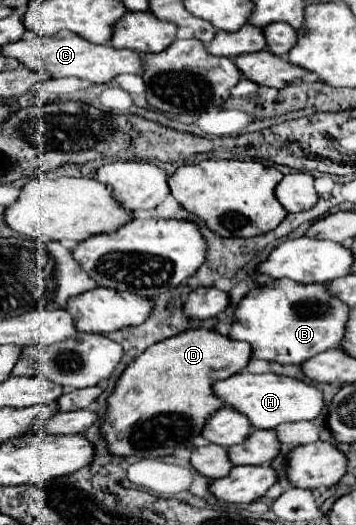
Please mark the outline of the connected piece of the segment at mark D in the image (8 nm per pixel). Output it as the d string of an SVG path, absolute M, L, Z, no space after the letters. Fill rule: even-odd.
M207 328L185 330L183 334L177 334L175 338L167 338L163 342L157 342L155 346L149 346L139 358L135 358L135 362L127 366L127 370L121 374L117 382L115 392L107 400L109 408L107 408L107 416L103 420L101 432L109 446L109 452L115 456L155 458L155 456L173 454L179 446L193 444L193 438L201 434L209 416L225 406L215 396L213 384L245 370L249 364L249 358L251 358L249 342L231 340Z

